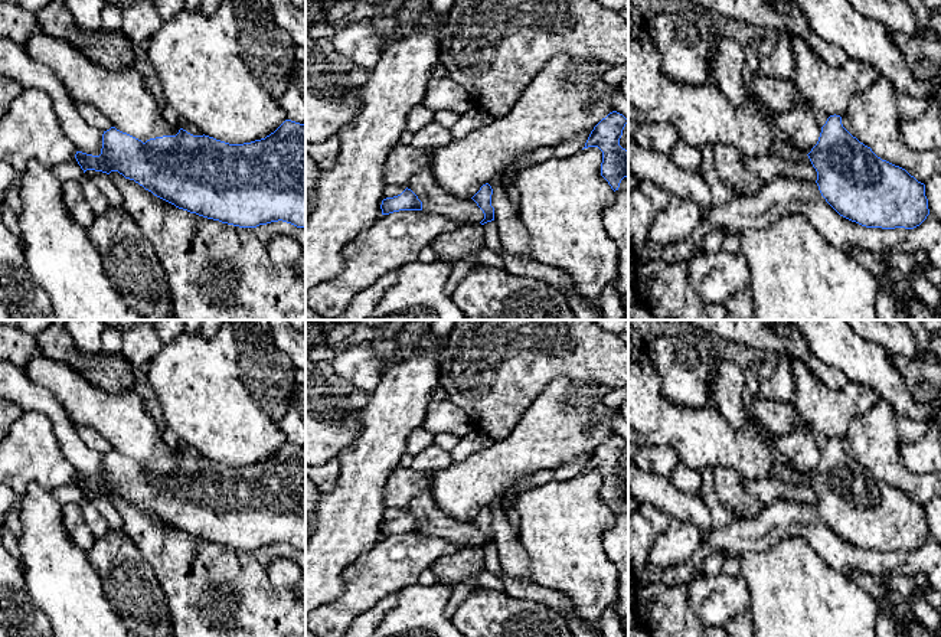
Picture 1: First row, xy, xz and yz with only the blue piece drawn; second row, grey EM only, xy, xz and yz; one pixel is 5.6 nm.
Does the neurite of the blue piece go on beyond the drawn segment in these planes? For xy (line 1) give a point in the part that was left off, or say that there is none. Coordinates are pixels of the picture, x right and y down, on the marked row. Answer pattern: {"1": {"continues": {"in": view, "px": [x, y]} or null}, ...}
{"1": {"continues": null}}

